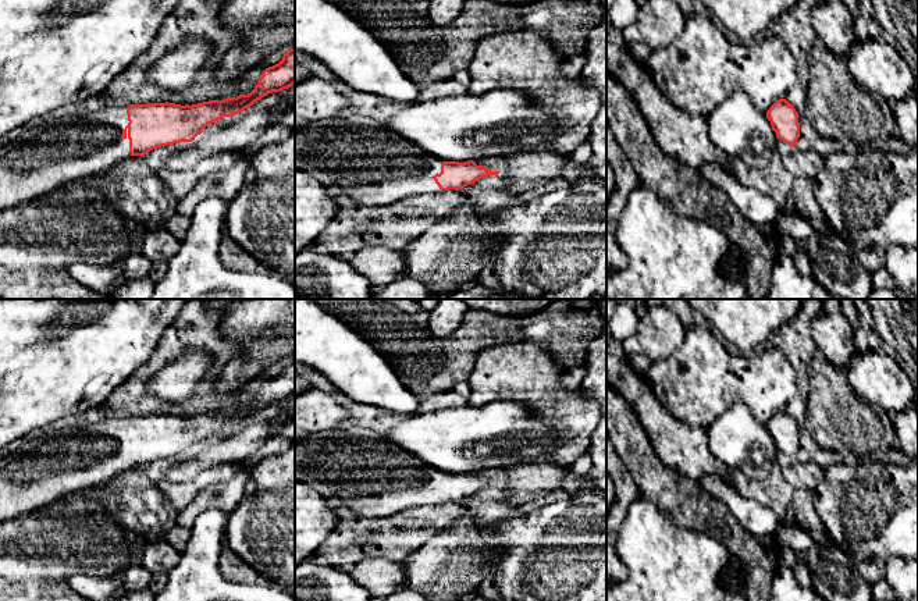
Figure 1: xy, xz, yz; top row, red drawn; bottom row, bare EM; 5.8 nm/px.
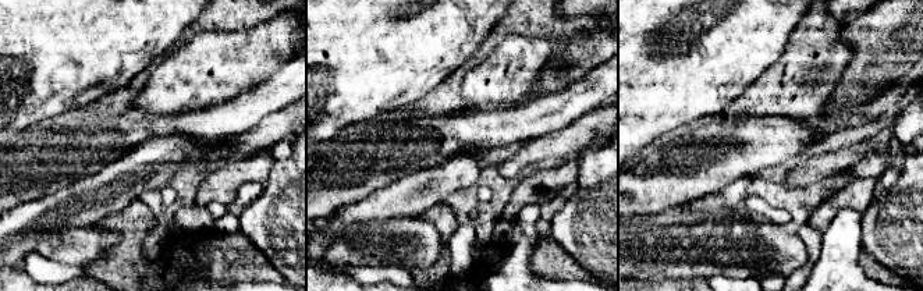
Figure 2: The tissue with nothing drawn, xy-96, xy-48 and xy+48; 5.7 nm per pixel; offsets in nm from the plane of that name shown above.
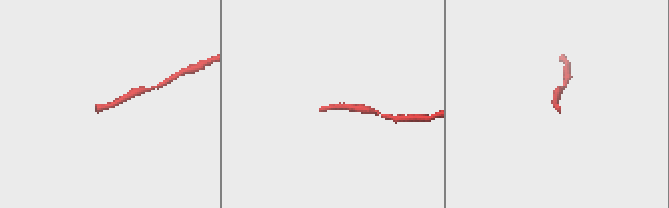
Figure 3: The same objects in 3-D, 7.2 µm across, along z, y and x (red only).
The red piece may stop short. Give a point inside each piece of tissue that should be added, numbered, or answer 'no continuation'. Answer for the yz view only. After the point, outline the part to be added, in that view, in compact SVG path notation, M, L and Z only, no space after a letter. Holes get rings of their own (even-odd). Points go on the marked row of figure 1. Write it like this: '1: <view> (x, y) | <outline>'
no continuation

